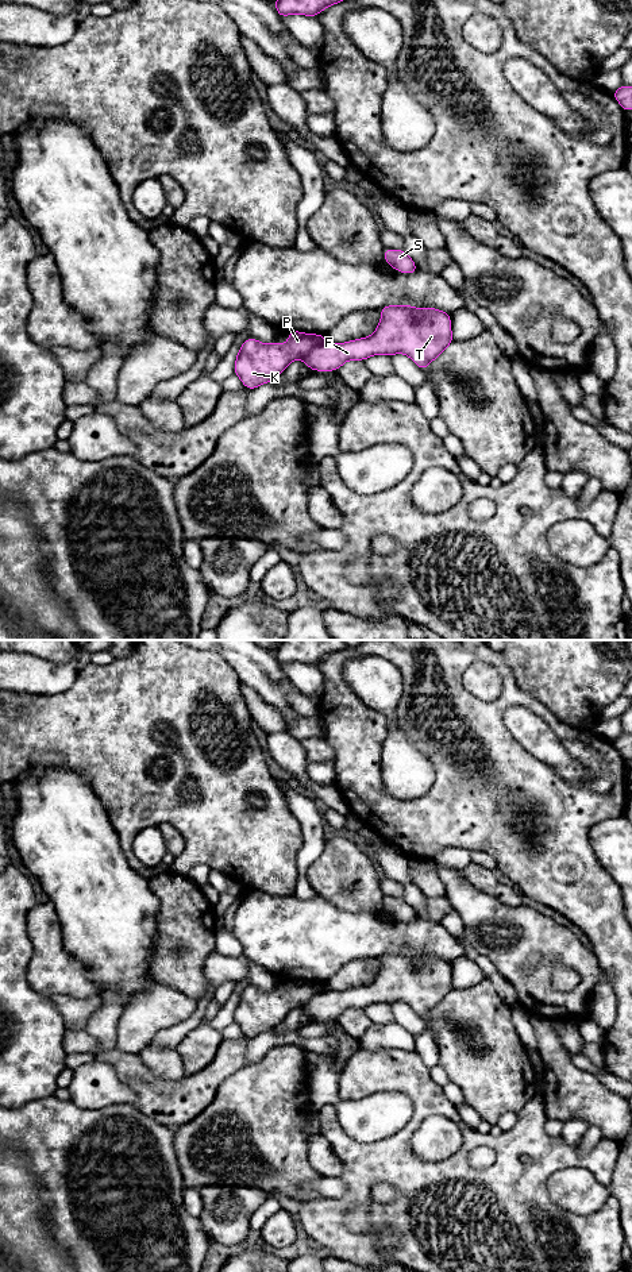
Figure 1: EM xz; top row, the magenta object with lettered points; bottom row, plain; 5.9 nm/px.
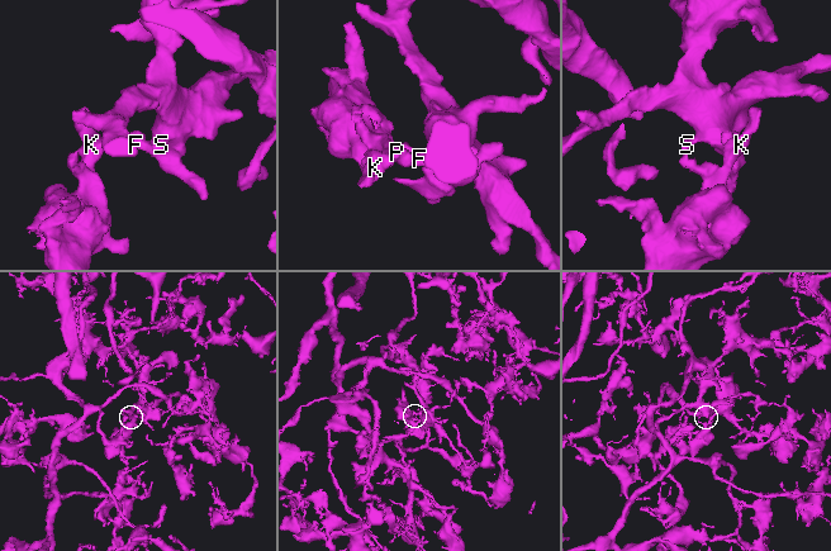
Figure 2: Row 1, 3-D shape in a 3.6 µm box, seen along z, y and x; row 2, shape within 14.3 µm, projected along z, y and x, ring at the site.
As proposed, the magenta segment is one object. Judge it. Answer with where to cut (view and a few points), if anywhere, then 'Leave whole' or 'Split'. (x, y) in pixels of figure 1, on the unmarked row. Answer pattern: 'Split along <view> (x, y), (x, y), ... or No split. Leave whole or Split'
Split along xz (324, 989), (300, 1006). Split

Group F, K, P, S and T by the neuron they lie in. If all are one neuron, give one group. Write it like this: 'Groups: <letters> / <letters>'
Groups: F S T / K P

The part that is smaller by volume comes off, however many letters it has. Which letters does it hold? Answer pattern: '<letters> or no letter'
K, P

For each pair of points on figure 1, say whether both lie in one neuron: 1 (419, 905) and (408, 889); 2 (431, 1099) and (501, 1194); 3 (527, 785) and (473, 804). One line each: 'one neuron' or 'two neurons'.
1: one neuron
2: one neuron
3: one neuron

